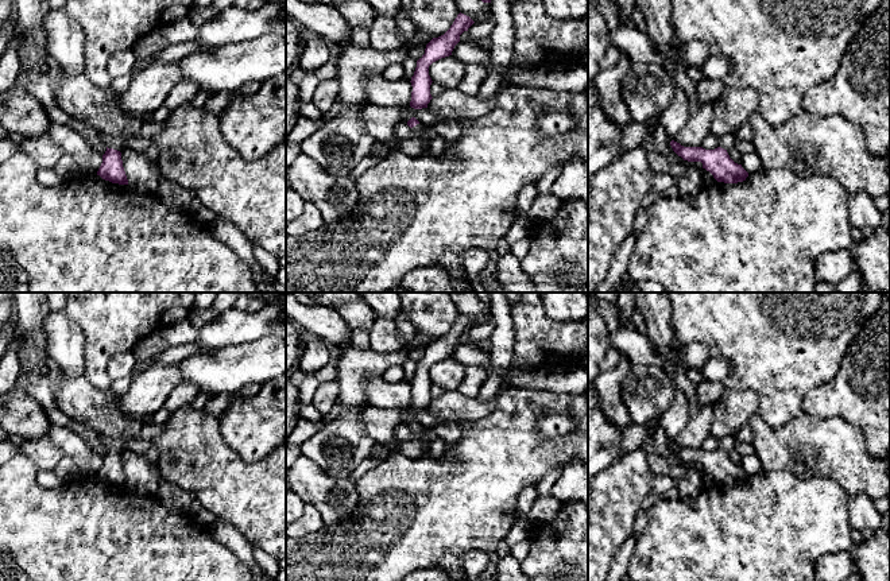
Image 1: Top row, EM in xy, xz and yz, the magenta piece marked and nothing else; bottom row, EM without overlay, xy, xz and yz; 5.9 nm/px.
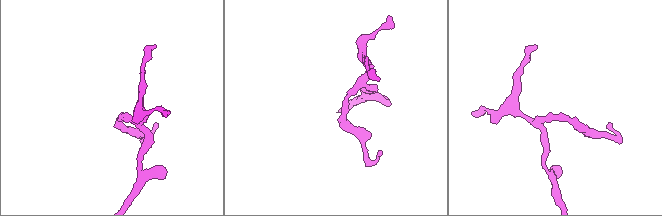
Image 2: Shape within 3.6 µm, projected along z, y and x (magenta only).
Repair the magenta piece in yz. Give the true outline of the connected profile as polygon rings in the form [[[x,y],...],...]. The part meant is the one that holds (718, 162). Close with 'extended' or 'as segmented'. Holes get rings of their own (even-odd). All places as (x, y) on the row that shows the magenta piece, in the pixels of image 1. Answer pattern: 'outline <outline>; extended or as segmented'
outline [[[731,132],[719,139],[719,147],[715,150],[705,150],[703,147],[684,147],[672,140],[673,151],[688,162],[701,162],[703,169],[709,171],[717,182],[738,183],[746,181],[748,173],[742,164],[735,163],[728,150],[735,144],[735,132]]]; extended

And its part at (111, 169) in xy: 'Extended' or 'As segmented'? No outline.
Extended

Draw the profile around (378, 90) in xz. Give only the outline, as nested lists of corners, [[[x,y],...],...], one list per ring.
[[[382,74],[368,75],[364,80],[364,96],[369,104],[379,106],[409,106],[411,101],[411,82],[402,78],[387,81]]]

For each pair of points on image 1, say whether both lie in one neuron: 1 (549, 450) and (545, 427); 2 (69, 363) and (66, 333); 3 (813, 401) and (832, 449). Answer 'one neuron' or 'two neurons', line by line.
1: two neurons
2: one neuron
3: two neurons

